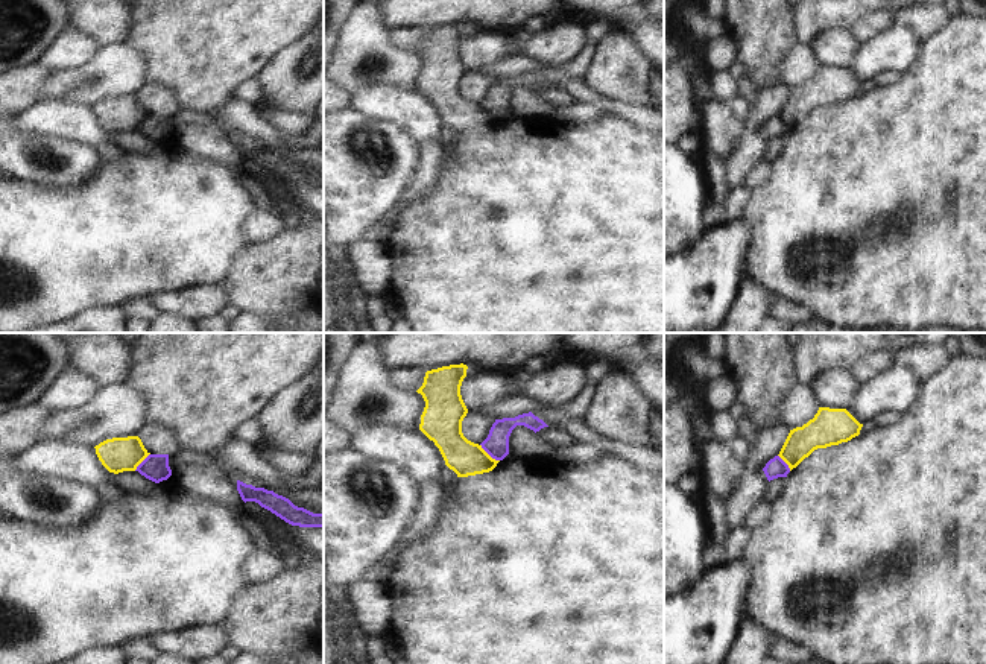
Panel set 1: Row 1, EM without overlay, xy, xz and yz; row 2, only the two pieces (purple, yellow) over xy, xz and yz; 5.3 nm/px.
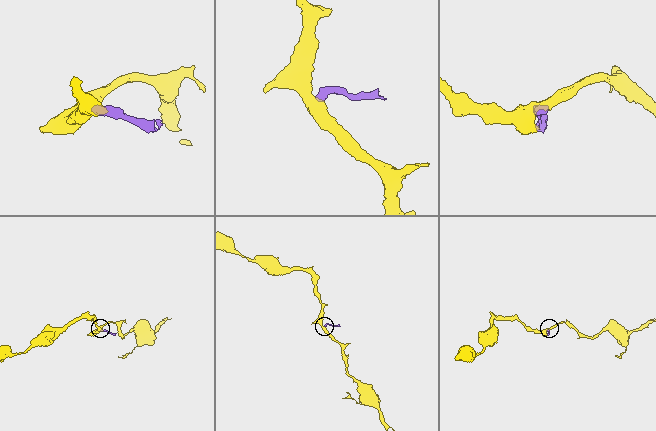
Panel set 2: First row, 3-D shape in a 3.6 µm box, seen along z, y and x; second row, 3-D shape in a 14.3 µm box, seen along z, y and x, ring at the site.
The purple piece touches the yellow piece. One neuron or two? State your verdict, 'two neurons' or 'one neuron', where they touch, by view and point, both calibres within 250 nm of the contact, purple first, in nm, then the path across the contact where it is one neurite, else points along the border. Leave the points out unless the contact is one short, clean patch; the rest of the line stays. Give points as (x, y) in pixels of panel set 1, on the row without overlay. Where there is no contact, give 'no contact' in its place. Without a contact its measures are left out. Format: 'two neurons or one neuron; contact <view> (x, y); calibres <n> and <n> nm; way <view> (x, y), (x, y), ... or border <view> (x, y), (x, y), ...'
two neurons; contact xz (489, 114); calibres 130 and 190 nm; border xz (480, 104), (499, 120)

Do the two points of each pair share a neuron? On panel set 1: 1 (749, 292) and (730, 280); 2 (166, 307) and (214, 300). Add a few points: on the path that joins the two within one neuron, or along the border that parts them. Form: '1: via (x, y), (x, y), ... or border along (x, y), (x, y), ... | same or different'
1: border along (745, 280), (734, 304), (722, 316) | different
2: via (178, 303), (202, 303) | same

